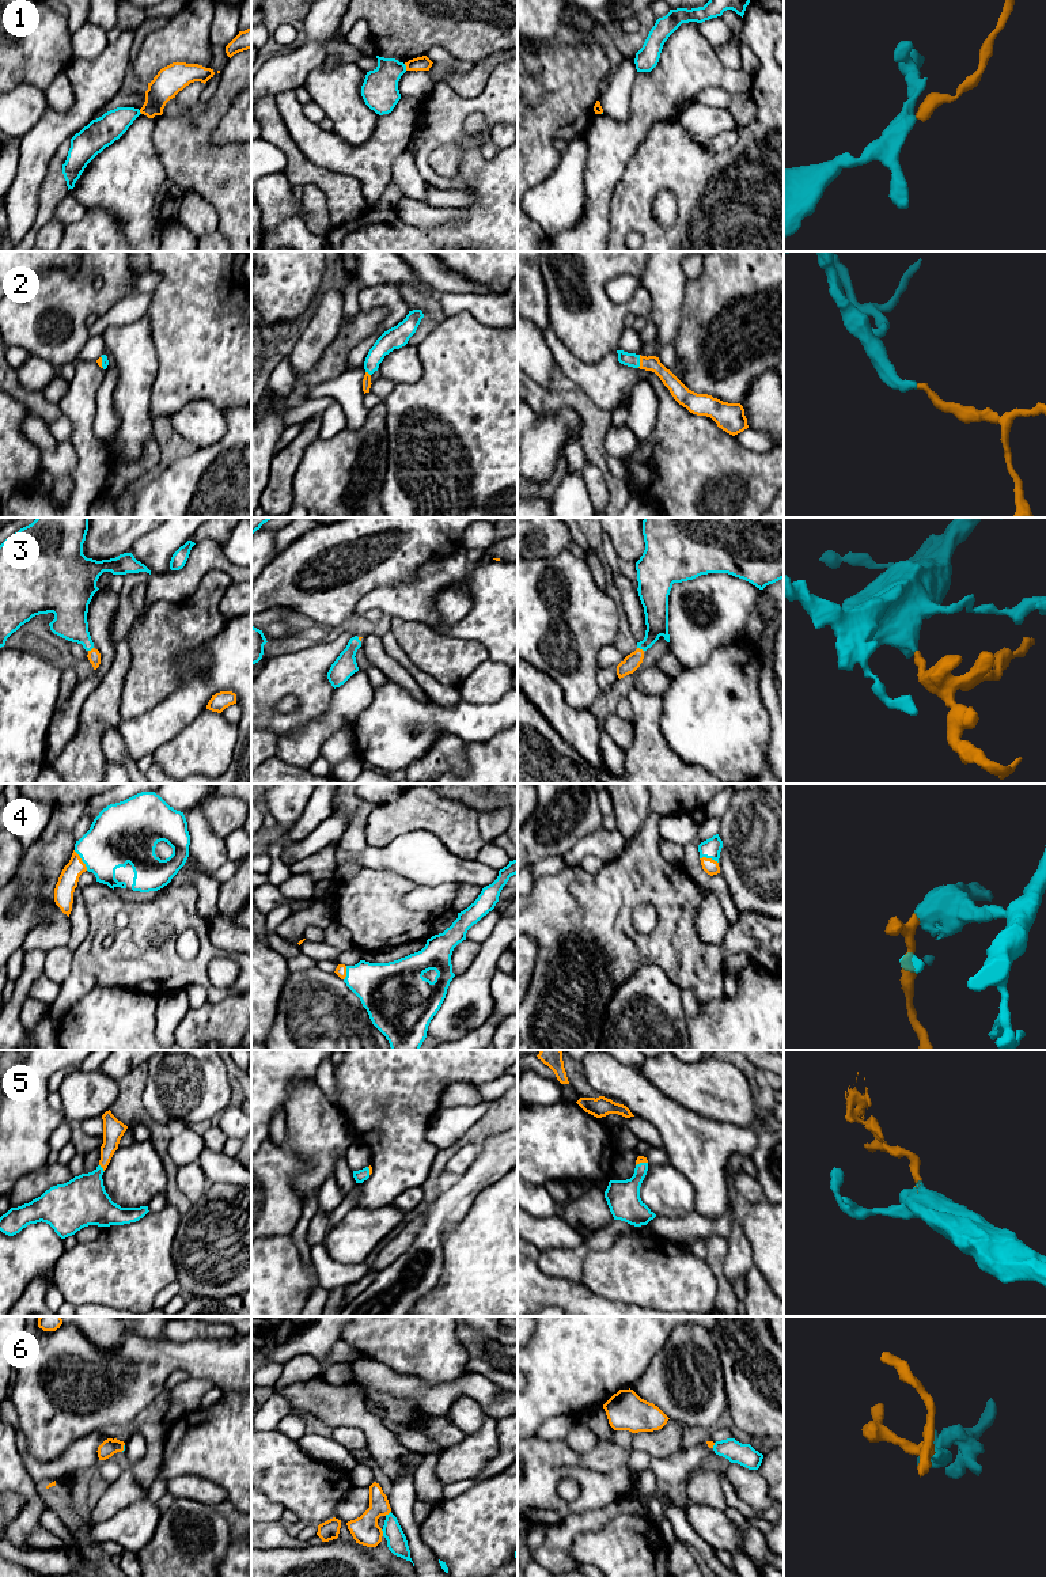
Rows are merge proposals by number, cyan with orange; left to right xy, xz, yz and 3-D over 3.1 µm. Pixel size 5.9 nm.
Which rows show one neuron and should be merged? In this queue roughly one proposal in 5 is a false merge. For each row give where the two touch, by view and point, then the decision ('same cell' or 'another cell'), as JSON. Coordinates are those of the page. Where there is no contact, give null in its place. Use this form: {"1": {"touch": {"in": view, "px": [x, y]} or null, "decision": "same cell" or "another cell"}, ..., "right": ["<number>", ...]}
{"1": {"touch": {"in": "xz", "px": [405, 67]}, "decision": "another cell"}, "2": {"touch": {"in": "yz", "px": [639, 361]}, "decision": "same cell"}, "3": {"touch": {"in": "yz", "px": [640, 648]}, "decision": "same cell"}, "4": {"touch": {"in": "xy", "px": [82, 860]}, "decision": "same cell"}, "5": {"touch": {"in": "xy", "px": [102, 1168]}, "decision": "same cell"}, "6": {"touch": {"in": "xz", "px": [383, 1532]}, "decision": "same cell"}, "right": ["2", "3", "4", "5", "6"]}

